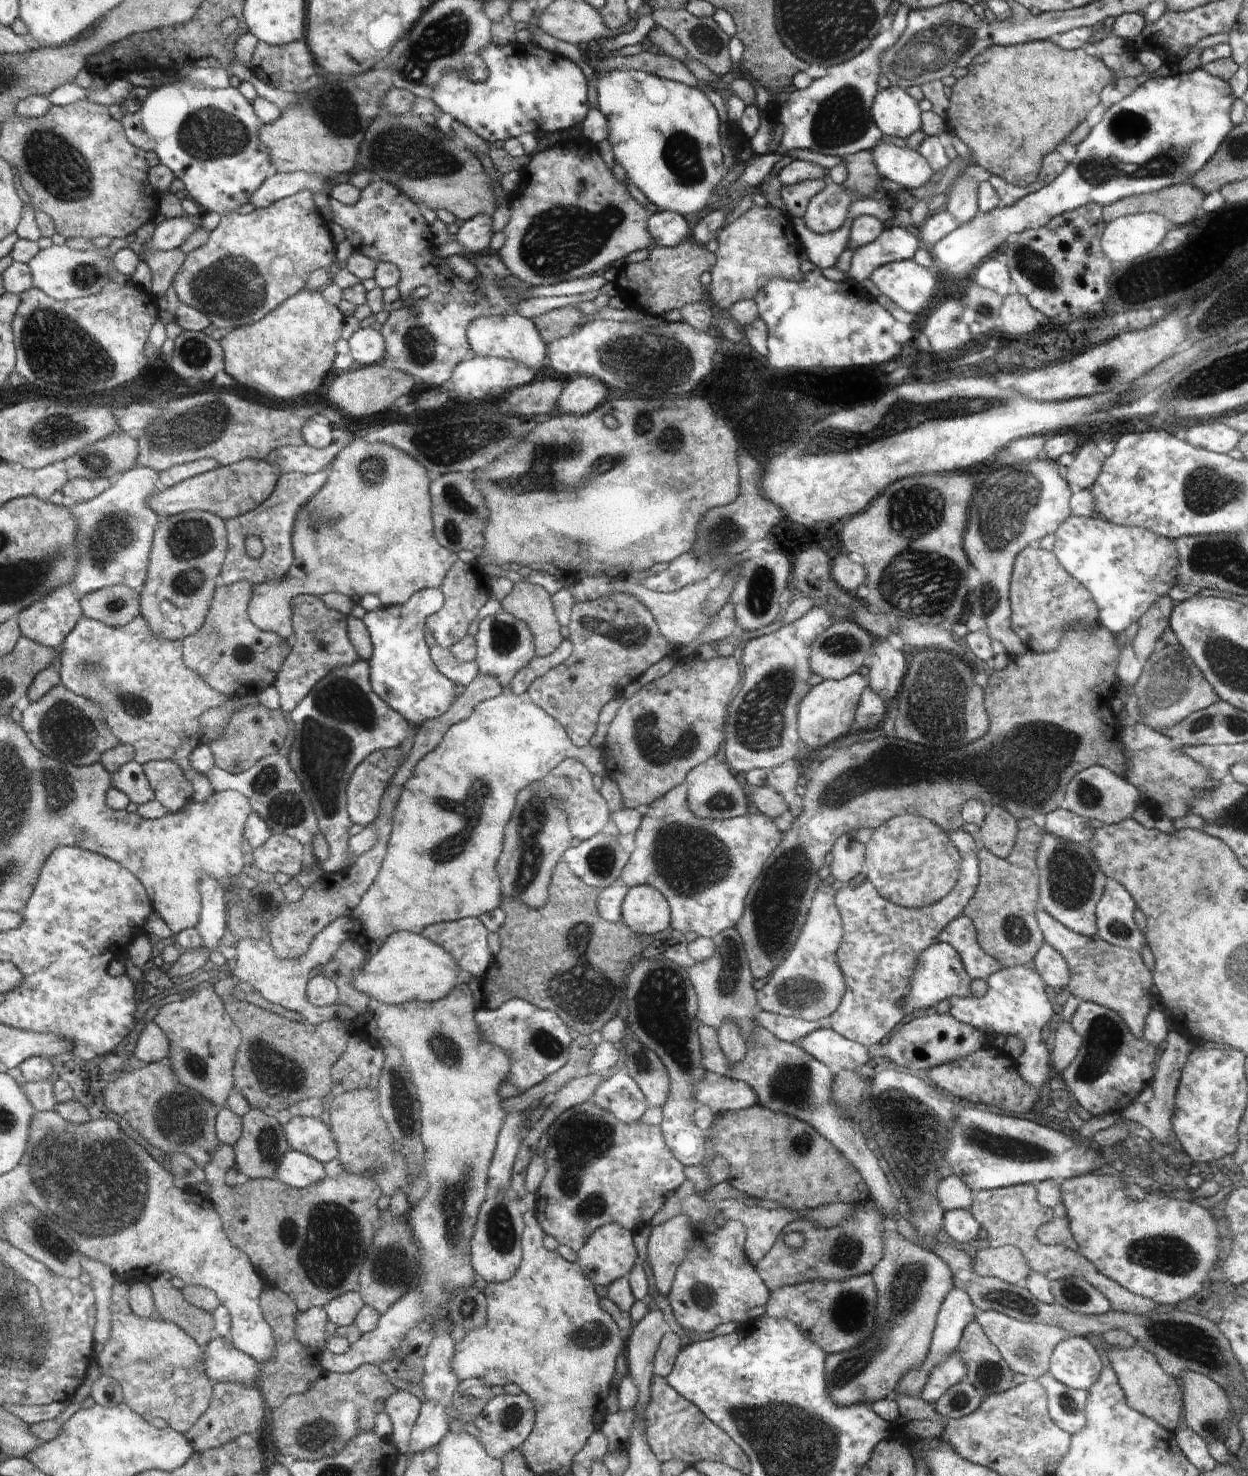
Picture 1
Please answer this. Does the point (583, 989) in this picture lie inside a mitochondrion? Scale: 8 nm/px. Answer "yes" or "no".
yes

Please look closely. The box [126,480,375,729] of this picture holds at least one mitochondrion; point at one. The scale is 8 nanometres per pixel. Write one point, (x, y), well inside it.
(190, 539)

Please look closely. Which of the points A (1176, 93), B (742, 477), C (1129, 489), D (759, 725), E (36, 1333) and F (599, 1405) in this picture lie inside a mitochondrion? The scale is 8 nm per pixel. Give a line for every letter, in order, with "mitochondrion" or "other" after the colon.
A: other
B: other
C: other
D: mitochondrion
E: mitochondrion
F: other

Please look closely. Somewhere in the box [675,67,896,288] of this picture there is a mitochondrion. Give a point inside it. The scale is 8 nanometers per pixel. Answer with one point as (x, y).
(840, 119)

